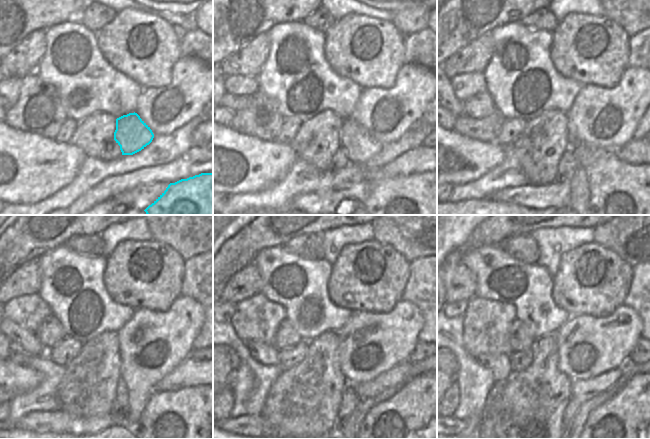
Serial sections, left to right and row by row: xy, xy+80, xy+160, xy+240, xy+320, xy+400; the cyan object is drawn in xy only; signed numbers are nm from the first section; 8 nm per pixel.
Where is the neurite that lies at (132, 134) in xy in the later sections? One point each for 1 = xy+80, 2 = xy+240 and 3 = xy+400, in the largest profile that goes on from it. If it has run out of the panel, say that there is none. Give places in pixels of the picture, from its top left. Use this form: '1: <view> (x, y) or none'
1: xy+80 (361, 148)
2: xy+240 (192, 418)
3: xy+400 (640, 418)

